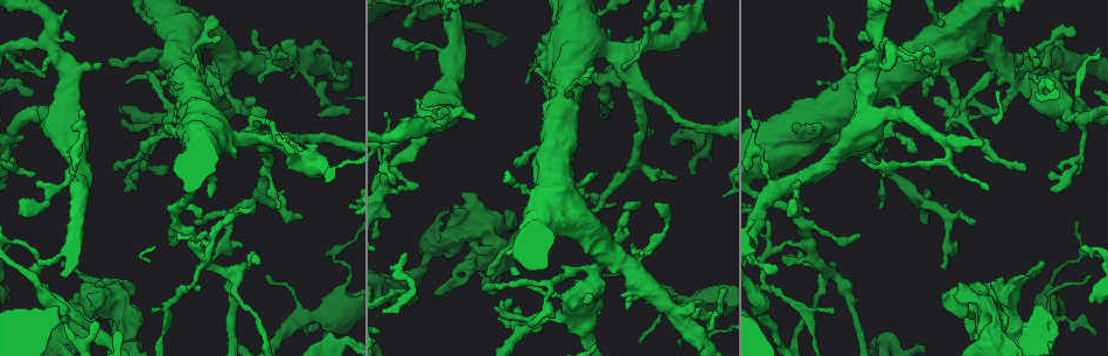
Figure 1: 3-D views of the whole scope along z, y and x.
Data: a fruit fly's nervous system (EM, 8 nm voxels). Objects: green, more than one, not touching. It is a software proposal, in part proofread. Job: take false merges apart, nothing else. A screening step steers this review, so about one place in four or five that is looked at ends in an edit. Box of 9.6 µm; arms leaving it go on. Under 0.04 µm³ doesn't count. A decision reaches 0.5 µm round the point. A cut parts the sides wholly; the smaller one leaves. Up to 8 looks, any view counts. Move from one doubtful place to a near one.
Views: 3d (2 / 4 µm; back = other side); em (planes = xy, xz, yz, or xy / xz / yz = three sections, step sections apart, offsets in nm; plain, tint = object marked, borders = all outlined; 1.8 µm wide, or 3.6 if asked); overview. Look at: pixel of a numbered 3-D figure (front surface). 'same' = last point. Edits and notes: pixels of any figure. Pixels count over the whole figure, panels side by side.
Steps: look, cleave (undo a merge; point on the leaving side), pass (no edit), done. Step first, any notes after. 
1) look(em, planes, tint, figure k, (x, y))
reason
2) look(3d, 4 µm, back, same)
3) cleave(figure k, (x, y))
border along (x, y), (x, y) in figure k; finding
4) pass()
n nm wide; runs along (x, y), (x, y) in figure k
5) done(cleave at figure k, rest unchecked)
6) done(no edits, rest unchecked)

look(3d, 4 µm, figure 1, (598, 41))

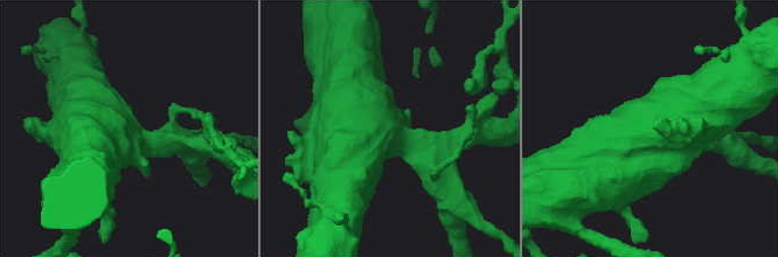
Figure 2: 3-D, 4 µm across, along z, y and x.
look(em, 3.6 µm, xz, step 8, tint, figure 2, (129, 135))
shape alone is not enough

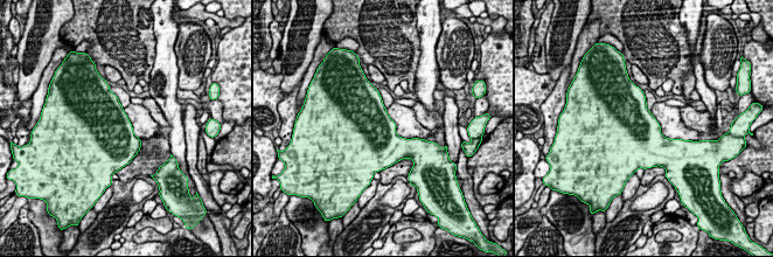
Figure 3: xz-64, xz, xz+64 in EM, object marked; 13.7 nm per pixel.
pass()
550 nm wide; all the same neuron

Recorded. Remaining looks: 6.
look(em, 3.6 µm, xz, step 4, tint, figure 1, (772, 250))
a narrow waist

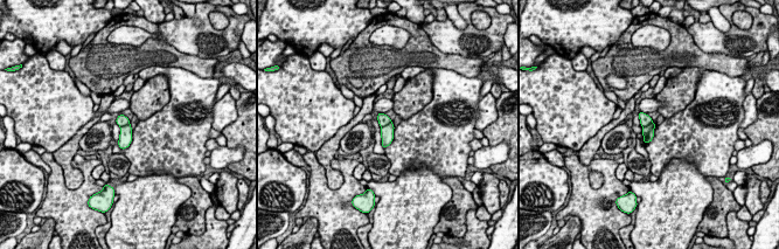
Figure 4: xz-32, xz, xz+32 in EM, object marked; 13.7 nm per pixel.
look(em, 3.6 µm, yz, step 4, borders, same)
cut it another way

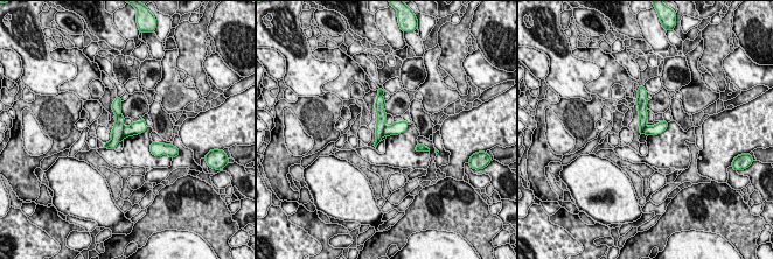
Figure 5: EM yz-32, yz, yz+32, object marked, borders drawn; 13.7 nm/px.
cleave(figure 5, (117, 137))
border along (124, 127), (123, 138) in figure 5; two neurons meet here

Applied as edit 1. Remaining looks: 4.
look(overview)
redraw

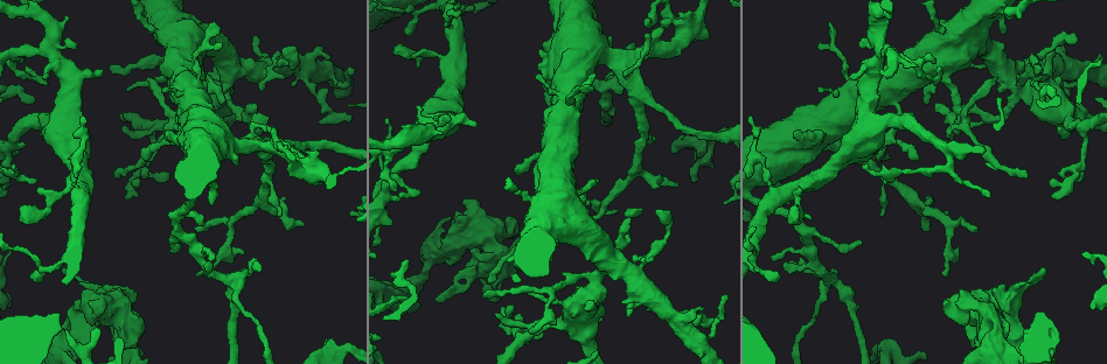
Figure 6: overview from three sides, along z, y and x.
look(em, 3.6 µm, planes, plain, figure 6, (599, 276))
small branch off a trunk

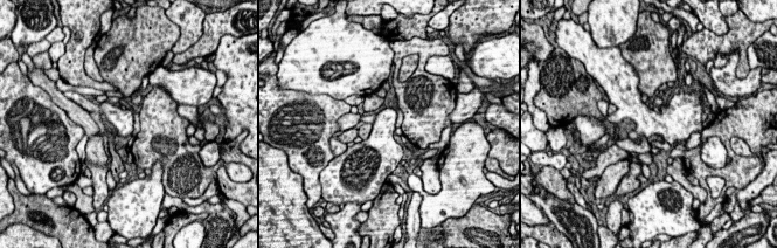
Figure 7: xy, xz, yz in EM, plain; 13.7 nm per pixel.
look(em, 3.6 µm, planes, tint, same)
with the object marked

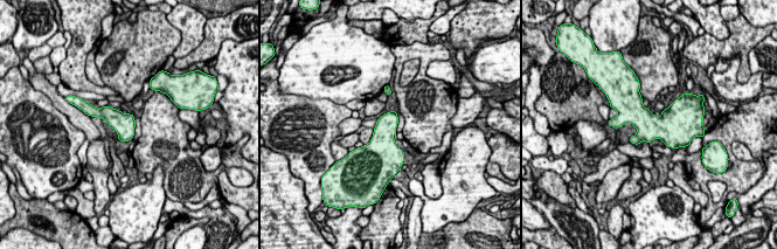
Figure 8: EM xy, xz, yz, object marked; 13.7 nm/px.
pass()
all the same neuron

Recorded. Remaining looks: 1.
done(cleave at figure 5, rest unchecked)

